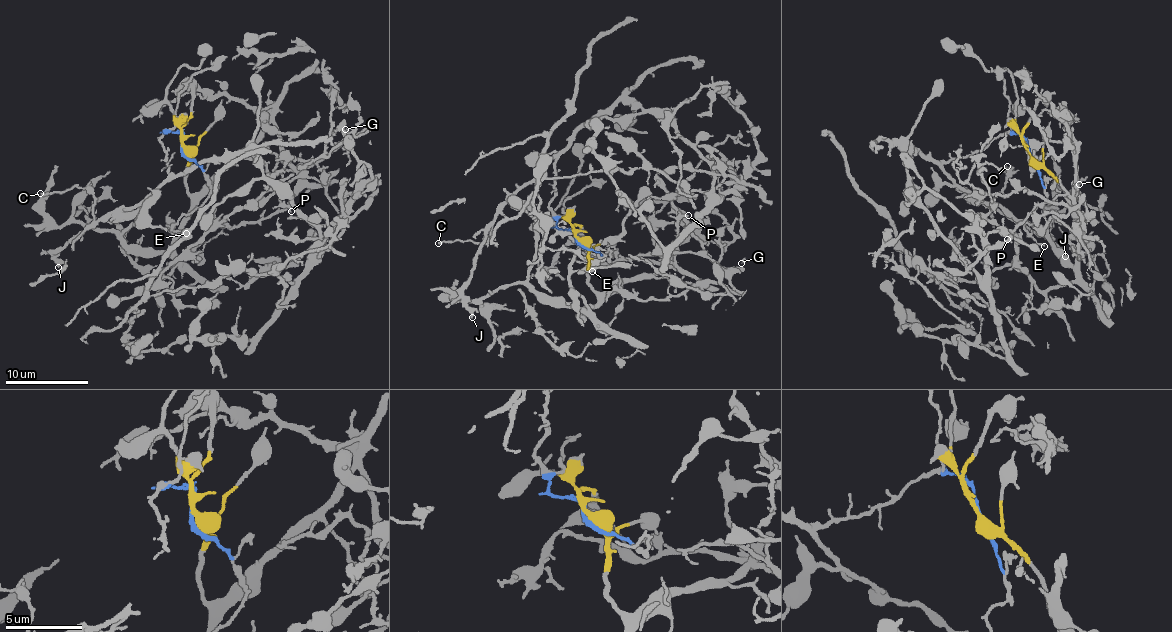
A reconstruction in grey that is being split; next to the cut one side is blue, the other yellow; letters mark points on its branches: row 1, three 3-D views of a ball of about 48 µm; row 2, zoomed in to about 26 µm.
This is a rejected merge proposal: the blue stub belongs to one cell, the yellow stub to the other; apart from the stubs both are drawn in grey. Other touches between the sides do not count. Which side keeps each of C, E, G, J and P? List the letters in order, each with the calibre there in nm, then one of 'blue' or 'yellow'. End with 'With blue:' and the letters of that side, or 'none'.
C: 190 nm thick; blue
E: 130 nm thick; blue
G: 150 nm thick; yellow
J: 260 nm thick; blue
P: 200 nm thick; yellow
With blue: C, E, J

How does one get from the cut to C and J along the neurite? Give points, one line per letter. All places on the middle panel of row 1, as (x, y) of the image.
C: (576, 237), (557, 225), (550, 199), (556, 160), (549, 159), (513, 194), (492, 235), (438, 244)
J: (576, 237), (557, 225), (550, 199), (556, 160), (549, 159), (513, 194), (489, 229), (464, 290), (472, 317)

